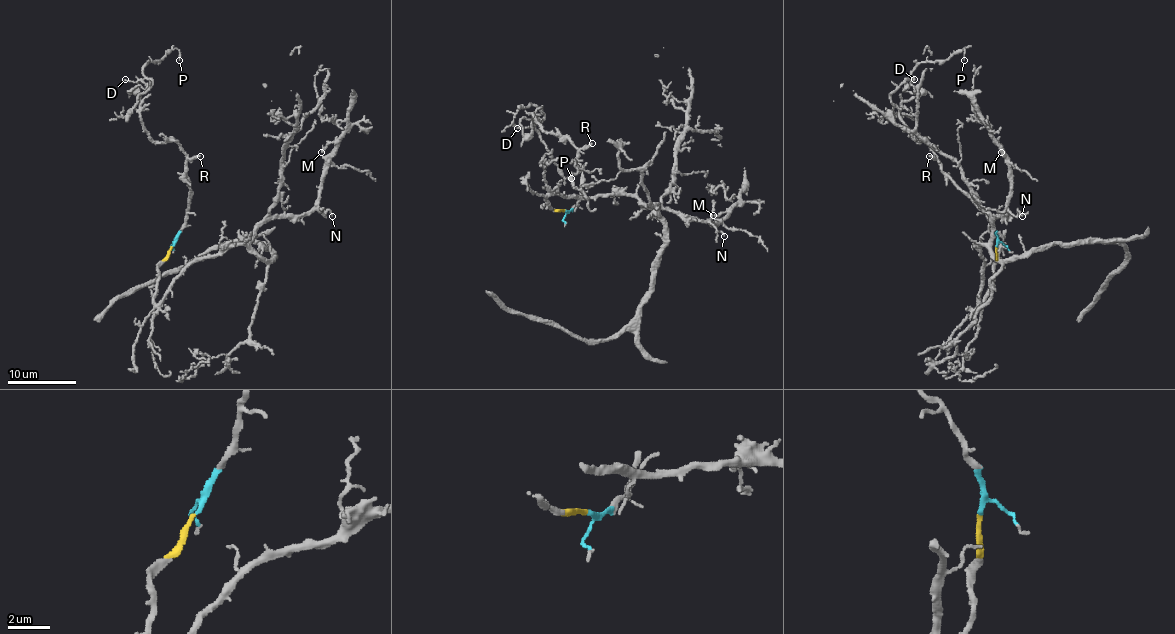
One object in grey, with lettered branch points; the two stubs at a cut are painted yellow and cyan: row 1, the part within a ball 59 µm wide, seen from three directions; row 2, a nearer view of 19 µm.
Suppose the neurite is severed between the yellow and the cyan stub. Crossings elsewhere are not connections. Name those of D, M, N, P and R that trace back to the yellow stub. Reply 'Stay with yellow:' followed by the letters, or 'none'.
Stay with yellow: M, N

